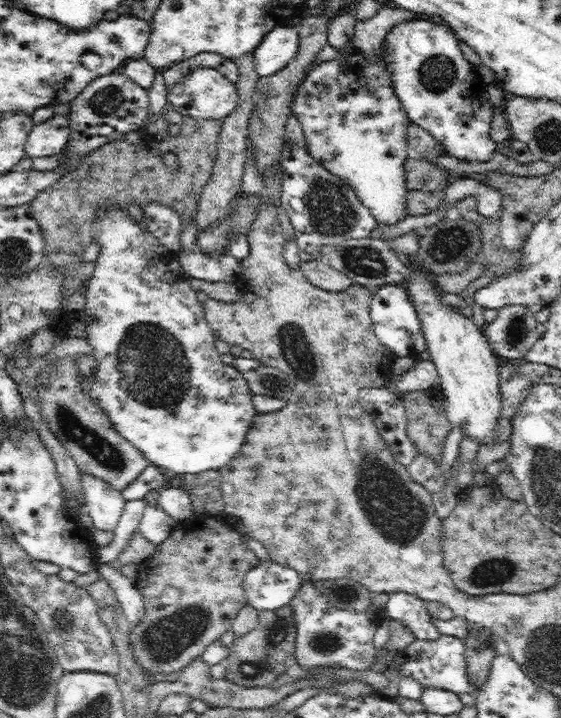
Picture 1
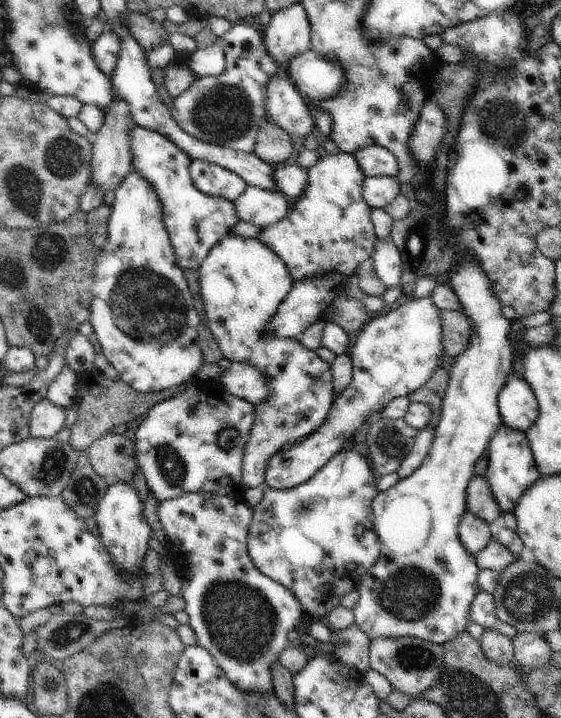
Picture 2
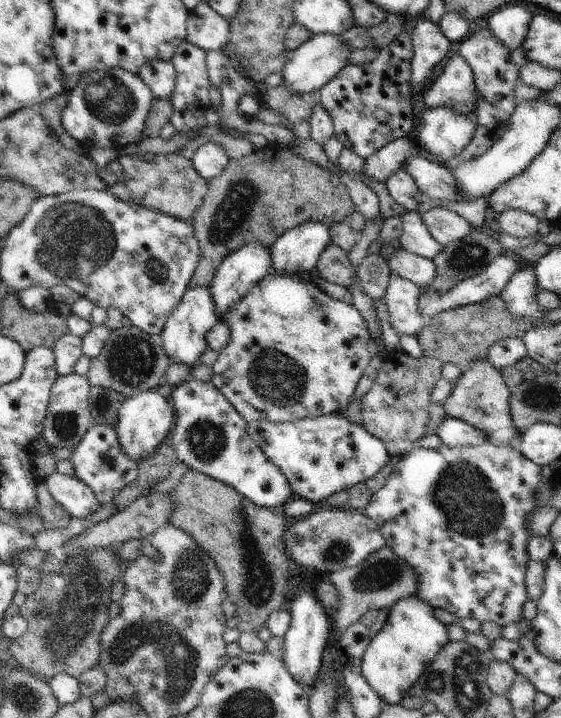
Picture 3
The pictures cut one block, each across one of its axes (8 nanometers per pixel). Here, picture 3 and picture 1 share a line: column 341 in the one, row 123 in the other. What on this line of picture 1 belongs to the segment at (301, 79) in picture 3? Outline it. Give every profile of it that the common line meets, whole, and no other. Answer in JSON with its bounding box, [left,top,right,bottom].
[25,114,70,157]

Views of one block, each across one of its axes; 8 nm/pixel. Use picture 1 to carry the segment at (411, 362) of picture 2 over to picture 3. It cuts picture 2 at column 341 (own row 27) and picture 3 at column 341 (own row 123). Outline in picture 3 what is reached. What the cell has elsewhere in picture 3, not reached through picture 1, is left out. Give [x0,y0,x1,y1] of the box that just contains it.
[247,412,389,502]

